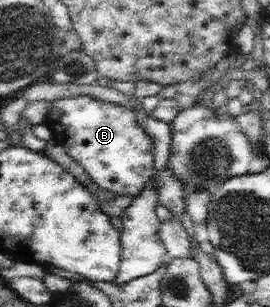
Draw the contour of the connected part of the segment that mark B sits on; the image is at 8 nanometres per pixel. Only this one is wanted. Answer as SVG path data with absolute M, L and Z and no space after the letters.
M77 96L76 98L61 98L50 102L47 122L54 132L54 139L62 145L70 156L85 169L92 181L103 189L120 196L141 196L147 185L154 181L156 170L155 142L147 128L143 126L136 110L131 110L123 104L105 102L95 96Z

